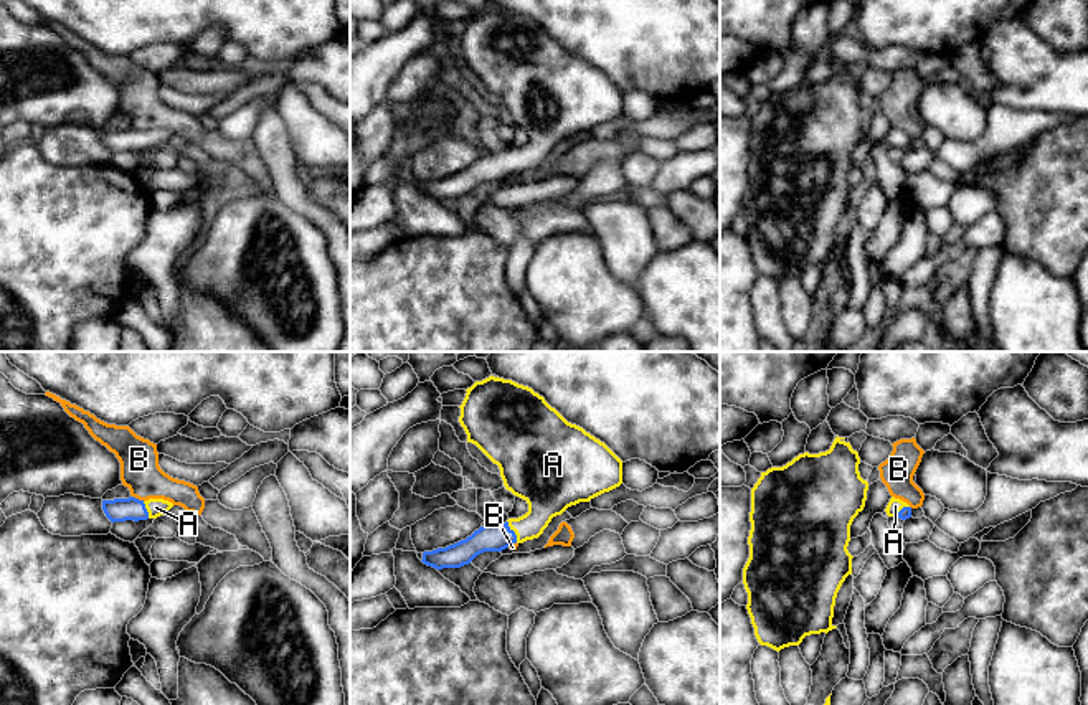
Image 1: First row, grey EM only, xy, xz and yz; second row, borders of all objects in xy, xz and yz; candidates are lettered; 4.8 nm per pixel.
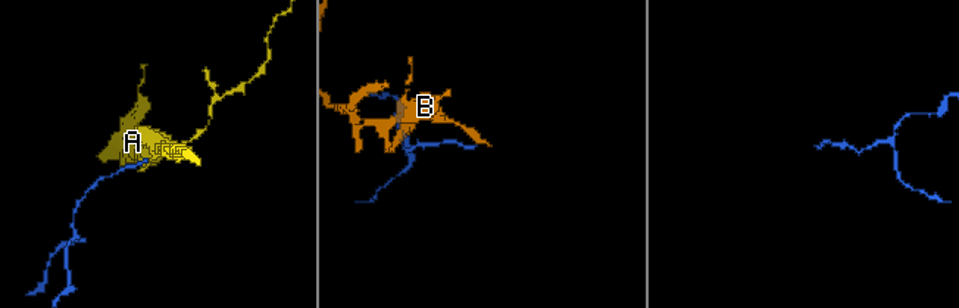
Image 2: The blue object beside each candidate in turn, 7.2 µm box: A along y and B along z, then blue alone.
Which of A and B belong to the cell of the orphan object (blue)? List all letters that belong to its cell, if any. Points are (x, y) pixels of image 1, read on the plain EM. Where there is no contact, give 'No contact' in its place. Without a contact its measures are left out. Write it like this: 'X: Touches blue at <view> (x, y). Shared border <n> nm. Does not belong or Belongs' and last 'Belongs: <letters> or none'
A: Touches blue at xz (514, 162). Shared border 120 nm. Belongs
B: Touches blue at xy (137, 129). Shared border 70 nm. Does not belong
Belongs: A

